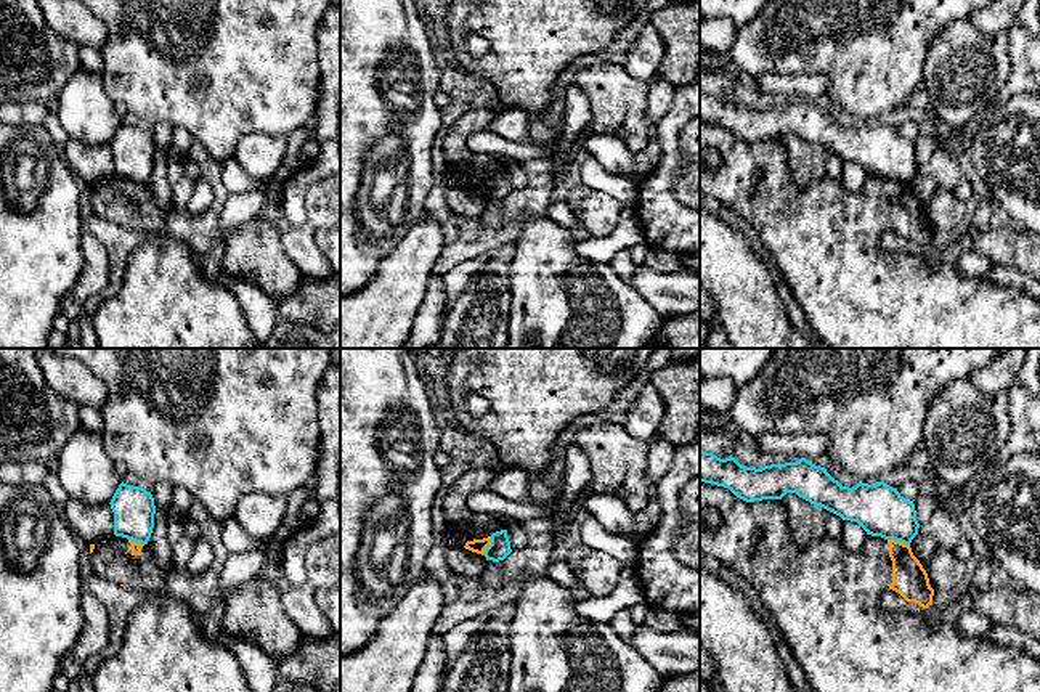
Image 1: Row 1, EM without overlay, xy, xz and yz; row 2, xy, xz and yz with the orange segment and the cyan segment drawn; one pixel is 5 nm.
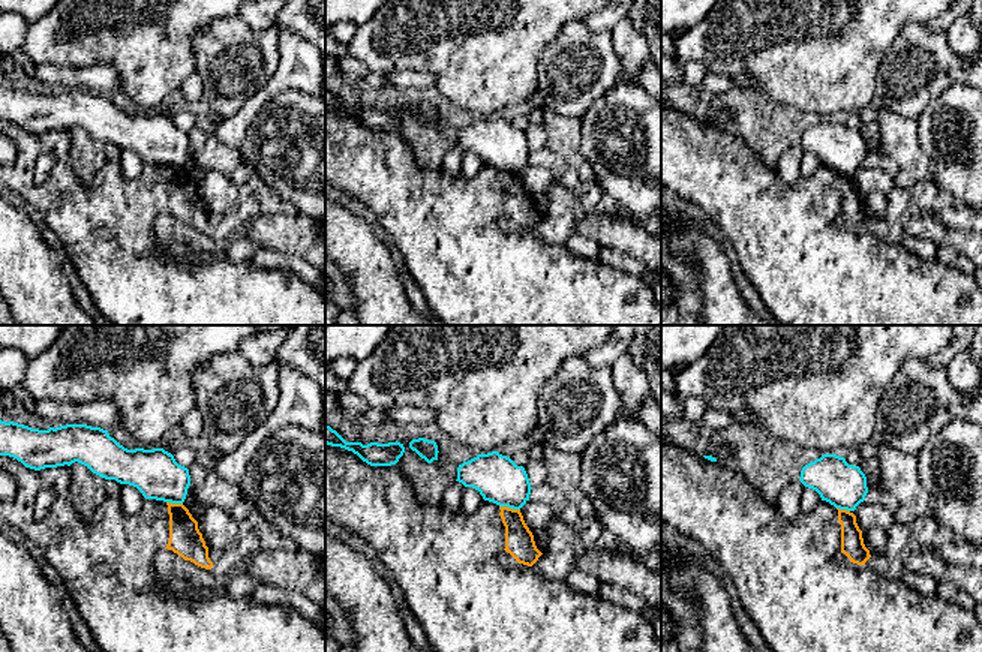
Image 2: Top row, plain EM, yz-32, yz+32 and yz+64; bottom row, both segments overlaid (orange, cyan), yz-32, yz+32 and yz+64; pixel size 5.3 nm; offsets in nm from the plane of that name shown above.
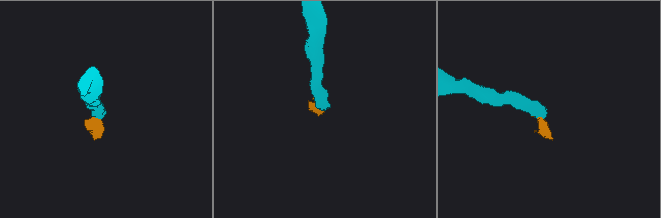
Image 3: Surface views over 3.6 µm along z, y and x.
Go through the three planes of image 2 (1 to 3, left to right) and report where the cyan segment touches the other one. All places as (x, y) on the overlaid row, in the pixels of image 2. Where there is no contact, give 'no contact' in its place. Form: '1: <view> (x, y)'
1: yz-32 (174, 504)
2: yz+32 (510, 508)
3: yz+64 (843, 510)

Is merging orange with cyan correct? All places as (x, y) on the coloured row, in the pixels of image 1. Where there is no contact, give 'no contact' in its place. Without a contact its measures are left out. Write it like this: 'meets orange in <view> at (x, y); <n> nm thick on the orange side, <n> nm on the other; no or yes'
meets orange in yz at (899, 541); 180 nm thick on the orange side, 260 nm on the other; no

